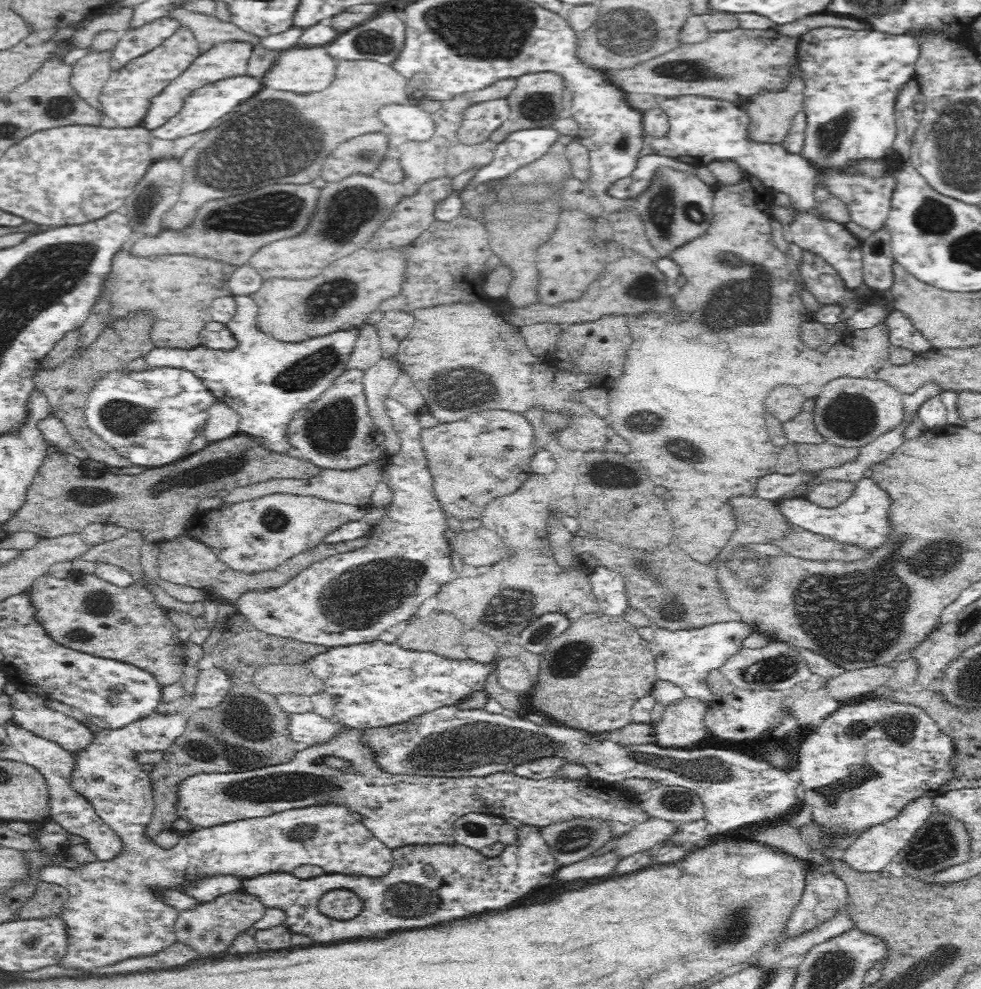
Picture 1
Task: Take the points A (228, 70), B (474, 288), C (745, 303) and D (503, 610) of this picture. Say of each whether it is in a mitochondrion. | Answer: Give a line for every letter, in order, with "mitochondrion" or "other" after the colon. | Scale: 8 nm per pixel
A: other
B: other
C: mitochondrion
D: mitochondrion

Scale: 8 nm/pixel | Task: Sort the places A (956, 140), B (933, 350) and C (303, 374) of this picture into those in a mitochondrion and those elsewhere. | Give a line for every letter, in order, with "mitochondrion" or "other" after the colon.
A: mitochondrion
B: other
C: mitochondrion

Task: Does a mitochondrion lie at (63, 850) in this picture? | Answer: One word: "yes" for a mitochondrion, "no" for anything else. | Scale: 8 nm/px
no

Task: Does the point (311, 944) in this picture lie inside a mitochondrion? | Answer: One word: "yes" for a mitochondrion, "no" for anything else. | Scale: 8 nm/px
no

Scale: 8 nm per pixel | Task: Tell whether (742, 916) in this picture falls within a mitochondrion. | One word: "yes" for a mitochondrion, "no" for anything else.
yes

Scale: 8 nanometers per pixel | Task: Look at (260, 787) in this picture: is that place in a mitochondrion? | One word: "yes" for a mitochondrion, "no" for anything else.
yes

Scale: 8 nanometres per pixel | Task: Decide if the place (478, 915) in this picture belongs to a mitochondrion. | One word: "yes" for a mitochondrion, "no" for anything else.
no

